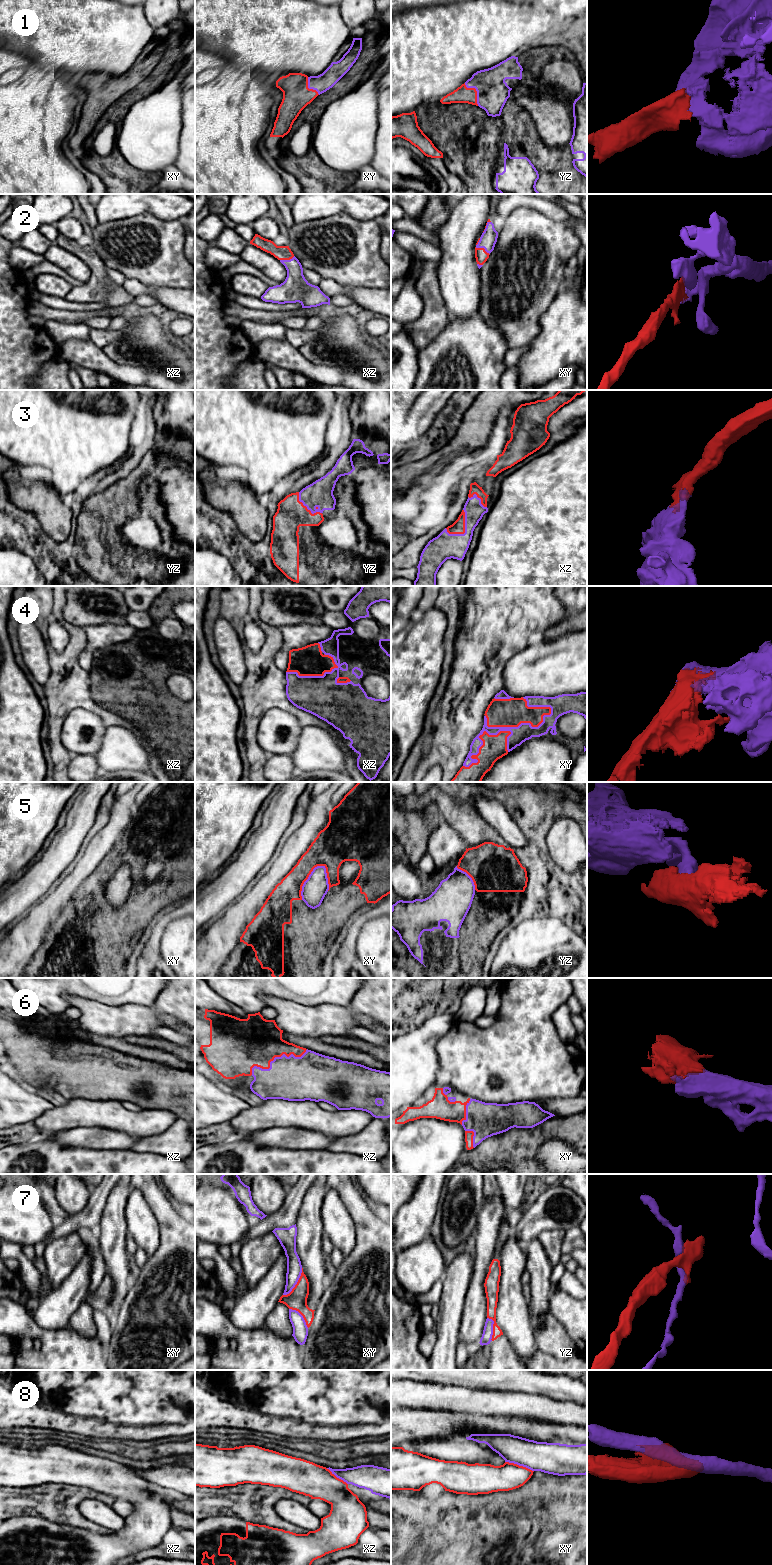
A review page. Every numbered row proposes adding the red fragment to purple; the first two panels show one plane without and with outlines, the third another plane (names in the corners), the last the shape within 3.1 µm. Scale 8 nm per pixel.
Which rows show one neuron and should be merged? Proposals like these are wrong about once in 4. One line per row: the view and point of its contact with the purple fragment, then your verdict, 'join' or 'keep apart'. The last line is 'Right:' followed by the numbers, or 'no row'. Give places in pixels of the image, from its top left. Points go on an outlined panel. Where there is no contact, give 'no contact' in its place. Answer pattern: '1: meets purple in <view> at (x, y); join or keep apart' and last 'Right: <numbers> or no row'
1: meets purple in yz at (476, 90); join
2: meets purple in xy at (482, 247); join
3: meets purple in xz at (465, 528); join
4: meets purple in xy at (519, 725); join
5: meets purple in xy at (307, 879); keep apart
6: meets purple in xz at (274, 1058); join
7: meets purple in xy at (296, 1283); keep apart
8: meets purple in xy at (519, 1465); keep apart
Right: 1, 2, 3, 4, 6

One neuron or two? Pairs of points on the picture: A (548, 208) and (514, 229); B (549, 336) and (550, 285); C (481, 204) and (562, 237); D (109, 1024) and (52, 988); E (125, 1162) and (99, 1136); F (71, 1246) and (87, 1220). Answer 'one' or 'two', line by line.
A: two
B: two
C: two
D: two
E: two
F: two

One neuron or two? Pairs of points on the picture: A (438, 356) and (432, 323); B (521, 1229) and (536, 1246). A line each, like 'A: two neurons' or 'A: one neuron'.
A: two neurons
B: two neurons

